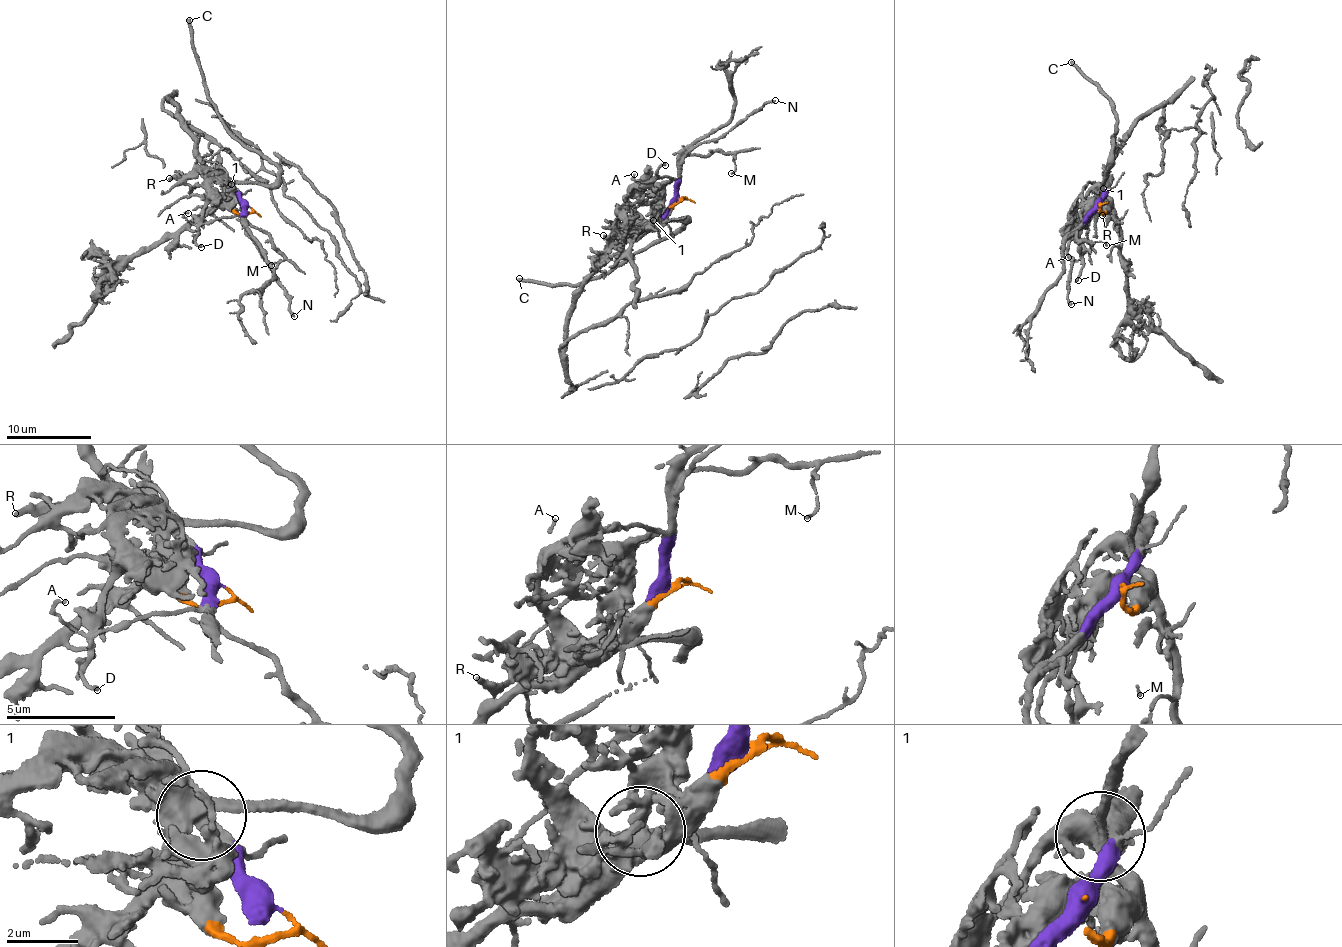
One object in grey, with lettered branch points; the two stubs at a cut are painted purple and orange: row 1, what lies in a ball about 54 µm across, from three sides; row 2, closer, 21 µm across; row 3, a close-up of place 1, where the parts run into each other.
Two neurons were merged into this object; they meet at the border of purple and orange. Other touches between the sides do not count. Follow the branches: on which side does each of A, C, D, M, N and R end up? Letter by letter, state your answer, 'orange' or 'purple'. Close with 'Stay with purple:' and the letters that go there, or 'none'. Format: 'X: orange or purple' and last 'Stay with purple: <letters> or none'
A: orange
C: orange
D: orange
M: purple
N: purple
R: orange
Stay with purple: M, N

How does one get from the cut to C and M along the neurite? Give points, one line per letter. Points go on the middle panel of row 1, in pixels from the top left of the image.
C: (681, 199), (651, 218), (684, 223), (590, 280), (576, 286), (551, 287), (518, 278)
M: (678, 200), (685, 157), (729, 152), (736, 155), (731, 174)

